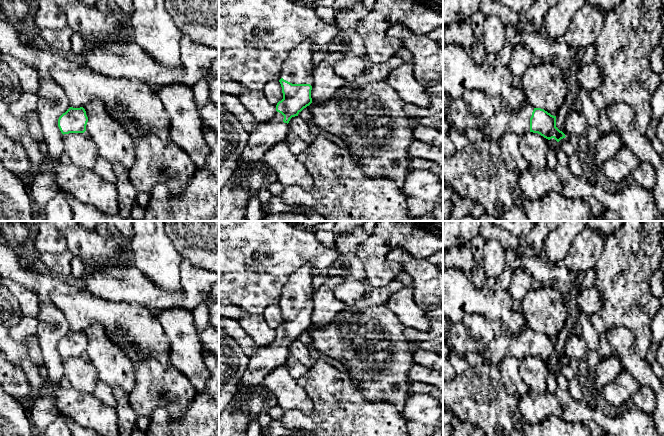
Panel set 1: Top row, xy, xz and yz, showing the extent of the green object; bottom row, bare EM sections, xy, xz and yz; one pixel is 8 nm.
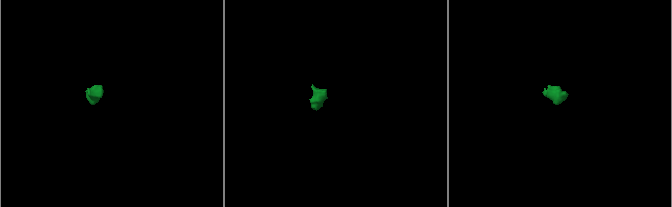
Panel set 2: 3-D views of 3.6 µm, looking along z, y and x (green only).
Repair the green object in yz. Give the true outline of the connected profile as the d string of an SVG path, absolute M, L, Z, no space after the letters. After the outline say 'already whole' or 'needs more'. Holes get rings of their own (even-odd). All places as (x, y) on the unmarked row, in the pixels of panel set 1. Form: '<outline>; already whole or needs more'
M530 328L519 335L504 333L492 340L480 355L493 364L498 364L505 357L521 360L526 356L538 357L548 364L554 362L557 366L566 361L556 351L556 340Z; needs more

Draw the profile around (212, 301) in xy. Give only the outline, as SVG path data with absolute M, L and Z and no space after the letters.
M215 283L209 292L209 296L202 302L210 312L209 325L219 329L219 283Z

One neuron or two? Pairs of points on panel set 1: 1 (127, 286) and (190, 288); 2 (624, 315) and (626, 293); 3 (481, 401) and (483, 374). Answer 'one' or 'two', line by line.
1: one
2: one
3: one

